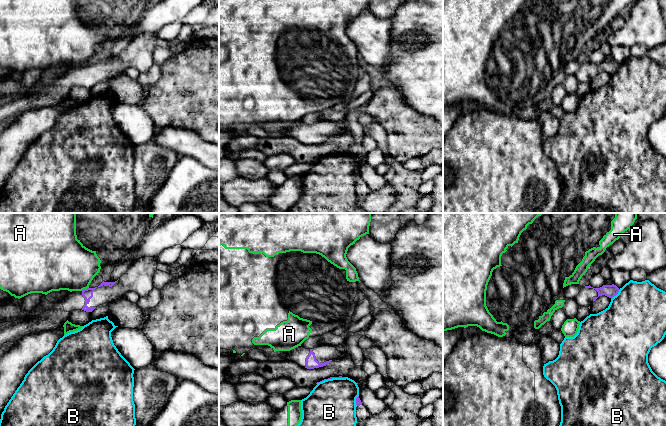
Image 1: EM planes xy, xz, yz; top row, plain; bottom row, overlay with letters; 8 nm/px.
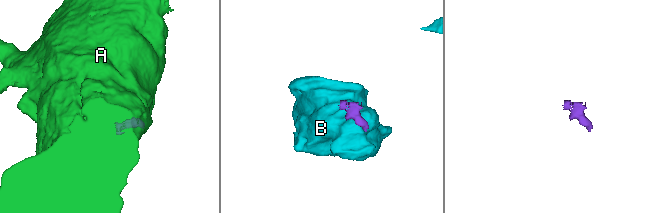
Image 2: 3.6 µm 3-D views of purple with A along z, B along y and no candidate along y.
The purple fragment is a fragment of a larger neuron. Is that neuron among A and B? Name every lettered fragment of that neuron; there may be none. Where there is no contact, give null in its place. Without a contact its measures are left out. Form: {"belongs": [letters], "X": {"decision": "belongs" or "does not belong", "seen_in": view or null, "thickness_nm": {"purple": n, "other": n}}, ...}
{"belongs": [], "A": {"decision": "does not belong", "seen_in": "xy", "thickness_nm": {"purple": 80, "other": 400}}, "B": {"decision": "does not belong", "seen_in": "yz", "thickness_nm": {"purple": 100, "other": 480}}}

